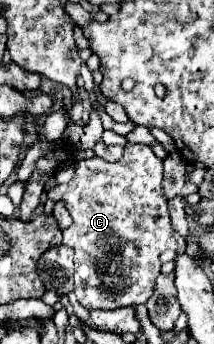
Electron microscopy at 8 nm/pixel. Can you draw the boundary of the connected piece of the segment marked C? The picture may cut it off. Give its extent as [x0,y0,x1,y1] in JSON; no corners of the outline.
[47,144,185,310]

